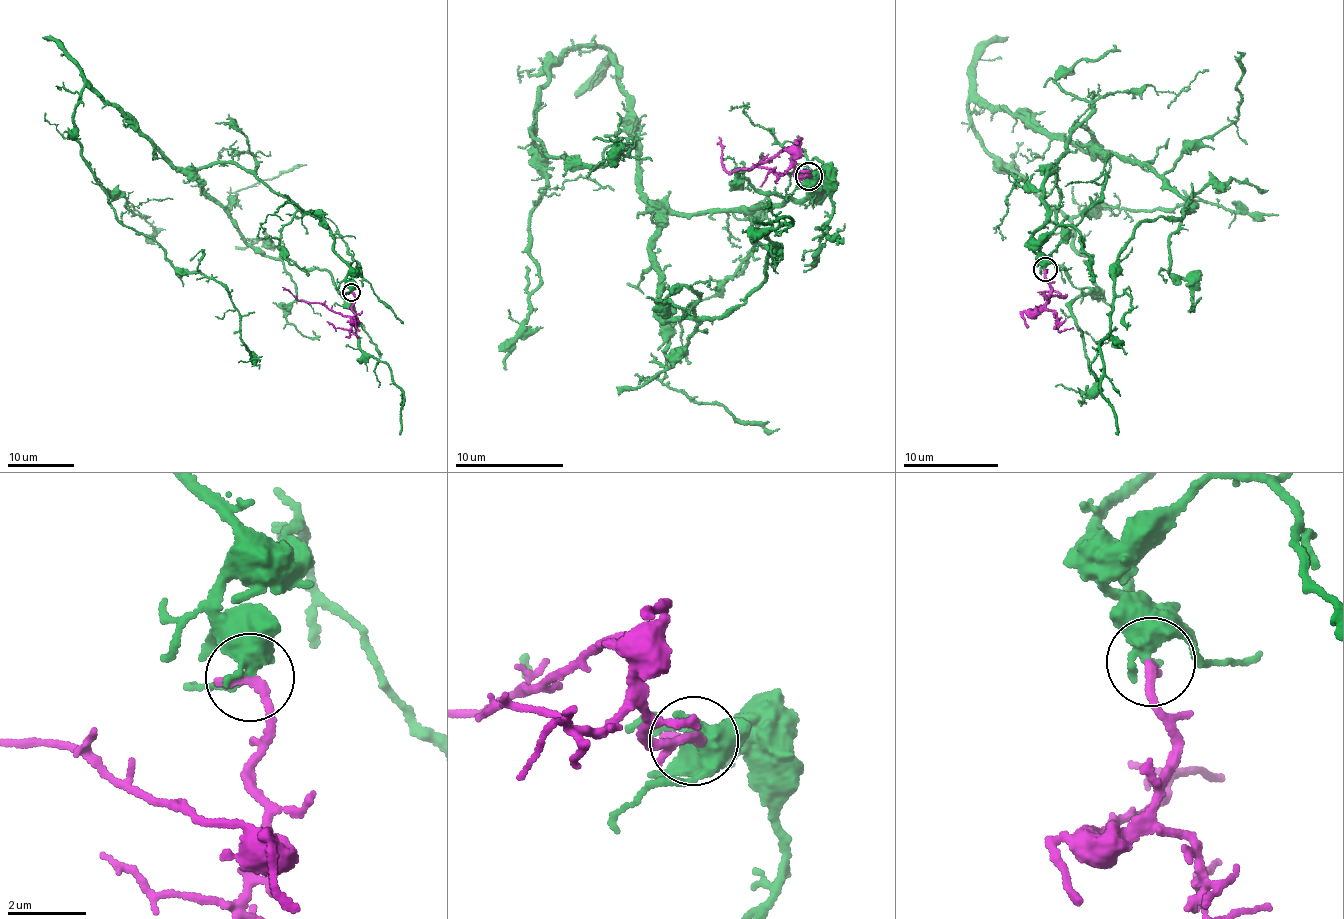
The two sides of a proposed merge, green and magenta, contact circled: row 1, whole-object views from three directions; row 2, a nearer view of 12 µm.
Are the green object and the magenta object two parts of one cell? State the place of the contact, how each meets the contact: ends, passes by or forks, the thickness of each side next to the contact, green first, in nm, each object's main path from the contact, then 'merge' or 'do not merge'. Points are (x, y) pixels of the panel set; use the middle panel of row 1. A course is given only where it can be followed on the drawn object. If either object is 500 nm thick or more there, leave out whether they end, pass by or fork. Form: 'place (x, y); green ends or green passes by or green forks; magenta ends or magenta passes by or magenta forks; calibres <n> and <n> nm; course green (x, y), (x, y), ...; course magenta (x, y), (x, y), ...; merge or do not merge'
place (808, 176); green passes by; magenta ends; calibres 440 and 280 nm; course green (809, 175), (824, 191), (765, 211), (662, 213), (595, 45), (529, 129), (617, 161), (617, 112); course magenta (809, 175), (795, 172), (791, 149), (780, 149), (753, 167), (728, 172), (720, 160), (720, 136); merge

